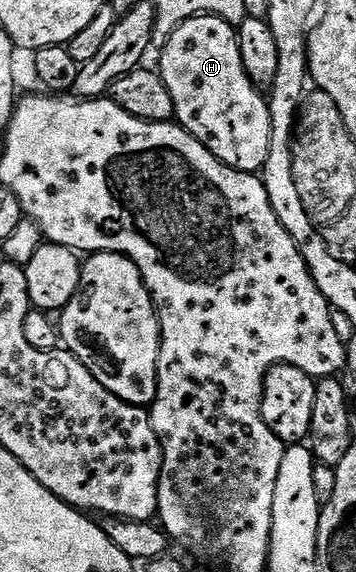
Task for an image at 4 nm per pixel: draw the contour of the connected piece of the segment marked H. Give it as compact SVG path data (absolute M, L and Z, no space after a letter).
M193 16L189 20L177 25L177 29L167 37L164 41L165 49L161 52L161 68L159 67L159 75L161 80L167 86L167 90L173 99L173 110L175 113L176 123L194 136L194 138L205 145L217 159L231 168L236 168L238 172L256 173L258 170L264 169L265 159L269 157L269 143L271 142L271 134L273 133L273 115L269 113L269 100L261 97L258 85L249 79L247 70L243 66L243 58L241 57L241 47L237 45L237 28L224 20L221 16Z

